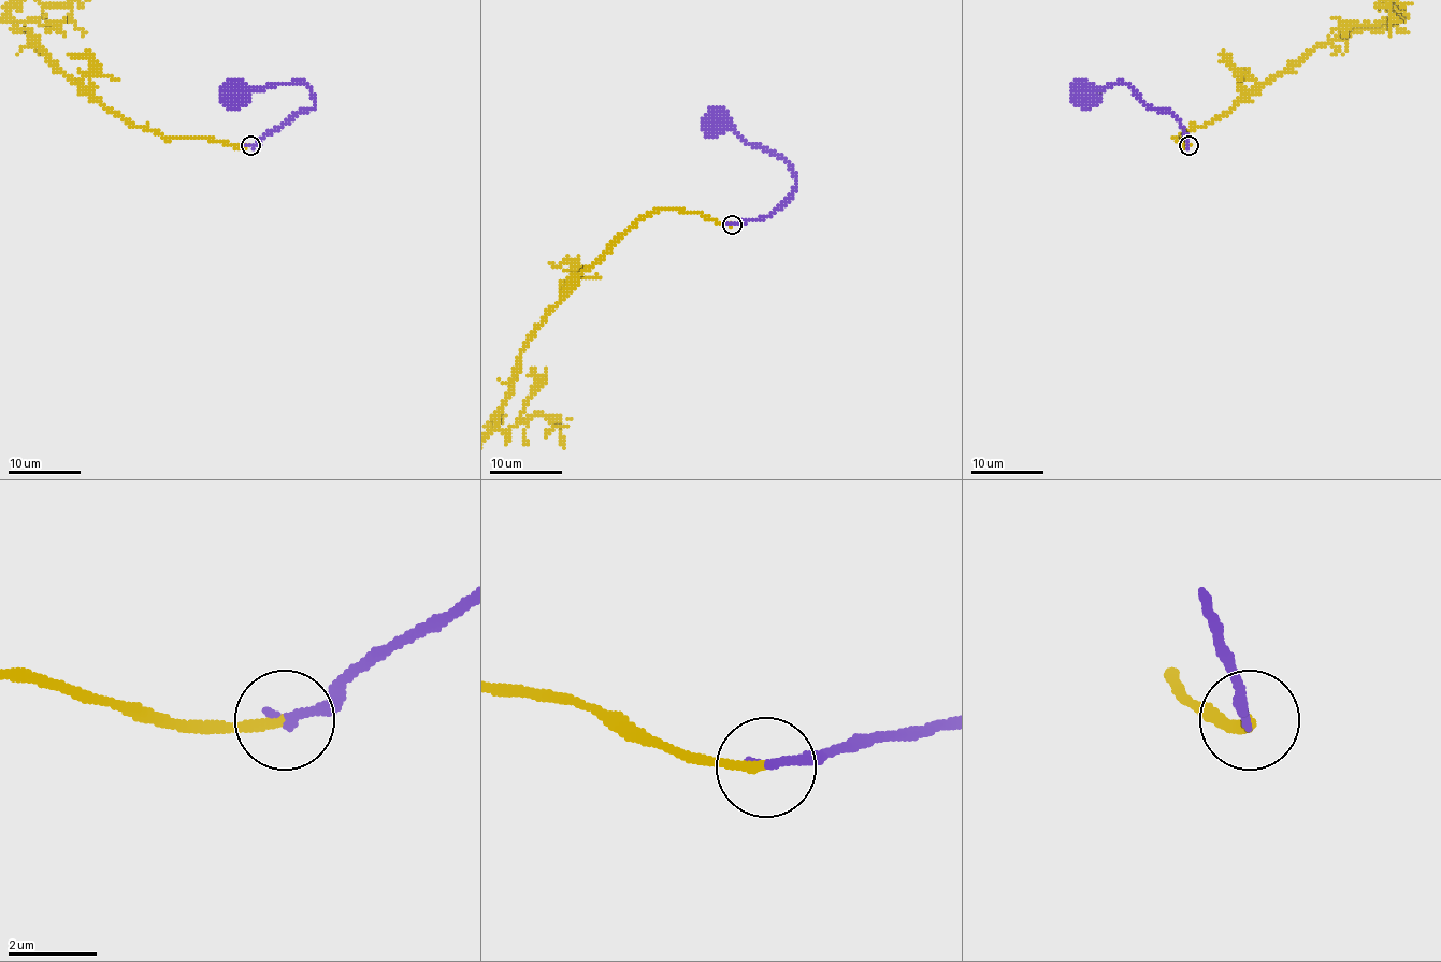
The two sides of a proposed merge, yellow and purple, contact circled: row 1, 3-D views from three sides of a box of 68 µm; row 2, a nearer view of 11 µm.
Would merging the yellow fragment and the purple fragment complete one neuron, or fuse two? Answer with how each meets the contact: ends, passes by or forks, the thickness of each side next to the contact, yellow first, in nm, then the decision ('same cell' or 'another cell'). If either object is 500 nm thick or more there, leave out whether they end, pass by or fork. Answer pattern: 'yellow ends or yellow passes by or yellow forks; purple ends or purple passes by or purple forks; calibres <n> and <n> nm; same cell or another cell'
yellow ends; purple ends; calibres 220 and 200 nm; same cell

